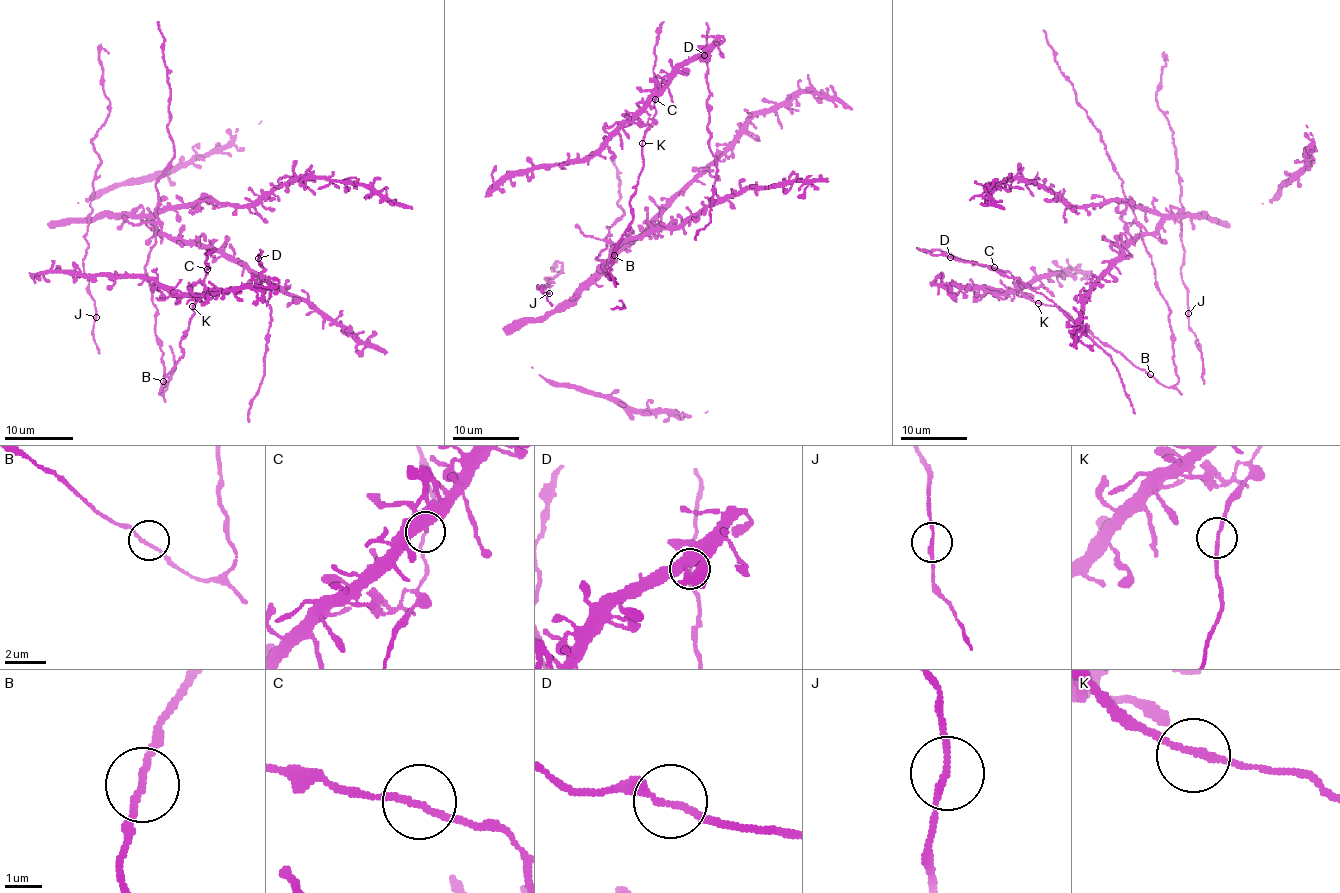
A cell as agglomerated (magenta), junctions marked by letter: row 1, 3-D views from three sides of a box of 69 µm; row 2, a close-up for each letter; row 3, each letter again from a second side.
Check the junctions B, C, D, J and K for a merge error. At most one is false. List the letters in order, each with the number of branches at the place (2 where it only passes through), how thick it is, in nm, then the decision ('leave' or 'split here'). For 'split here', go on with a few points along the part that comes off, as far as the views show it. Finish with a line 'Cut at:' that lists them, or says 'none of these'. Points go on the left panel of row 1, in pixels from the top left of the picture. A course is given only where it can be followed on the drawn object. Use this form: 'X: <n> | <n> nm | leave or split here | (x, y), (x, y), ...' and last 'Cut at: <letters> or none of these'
B: 2 | 150 nm | leave
C: 2 | 160 nm | leave
D: 2 | 190 nm | leave
J: 2 | 150 nm | leave
K: 2 | 160 nm | leave
Cut at: none of these

